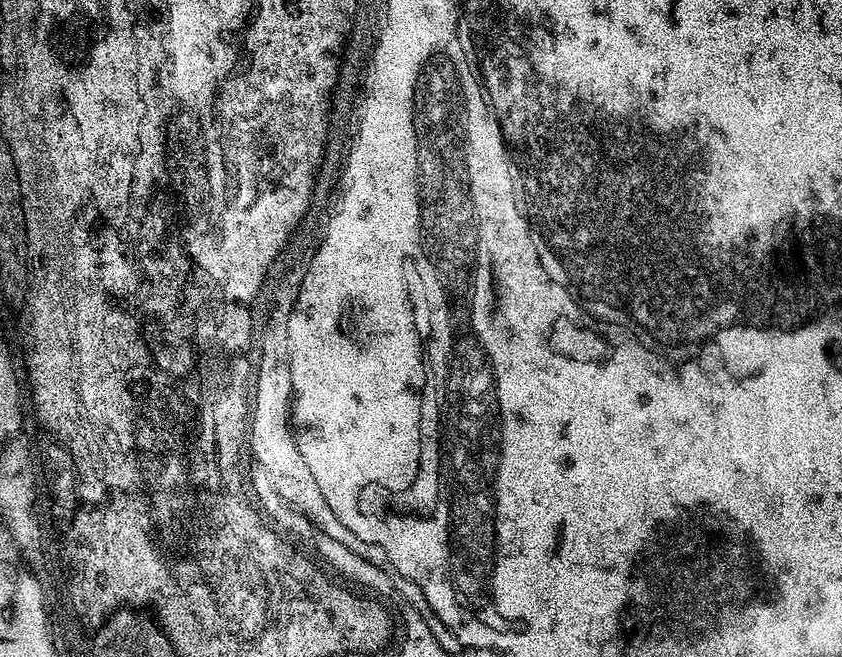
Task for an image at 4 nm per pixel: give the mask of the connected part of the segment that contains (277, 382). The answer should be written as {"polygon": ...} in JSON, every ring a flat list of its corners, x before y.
{"polygon":[[290,346,286,348,264,348,264,376,260,376,260,412,256,412,256,449,264,460,268,472,306,472,310,470,302,459,299,435,294,418,294,374,292,373]]}

